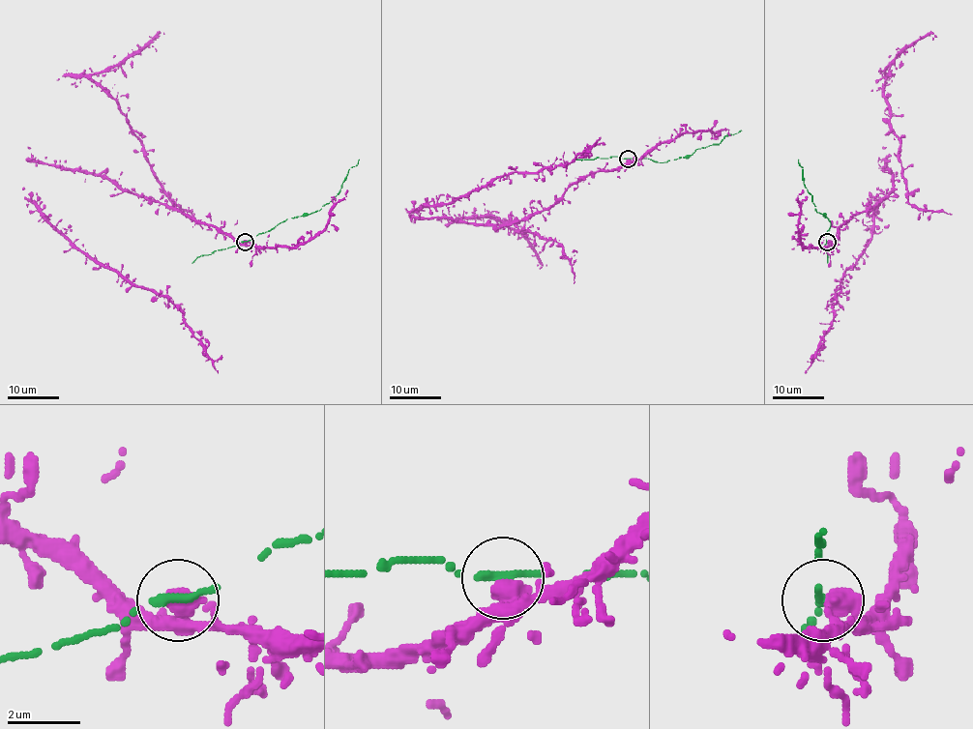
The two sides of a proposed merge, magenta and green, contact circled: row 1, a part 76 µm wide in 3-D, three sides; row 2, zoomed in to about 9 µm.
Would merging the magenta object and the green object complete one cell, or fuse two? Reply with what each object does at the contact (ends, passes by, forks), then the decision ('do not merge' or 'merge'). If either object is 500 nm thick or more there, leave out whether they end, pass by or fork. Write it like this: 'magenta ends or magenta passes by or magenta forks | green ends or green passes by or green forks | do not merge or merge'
merge

